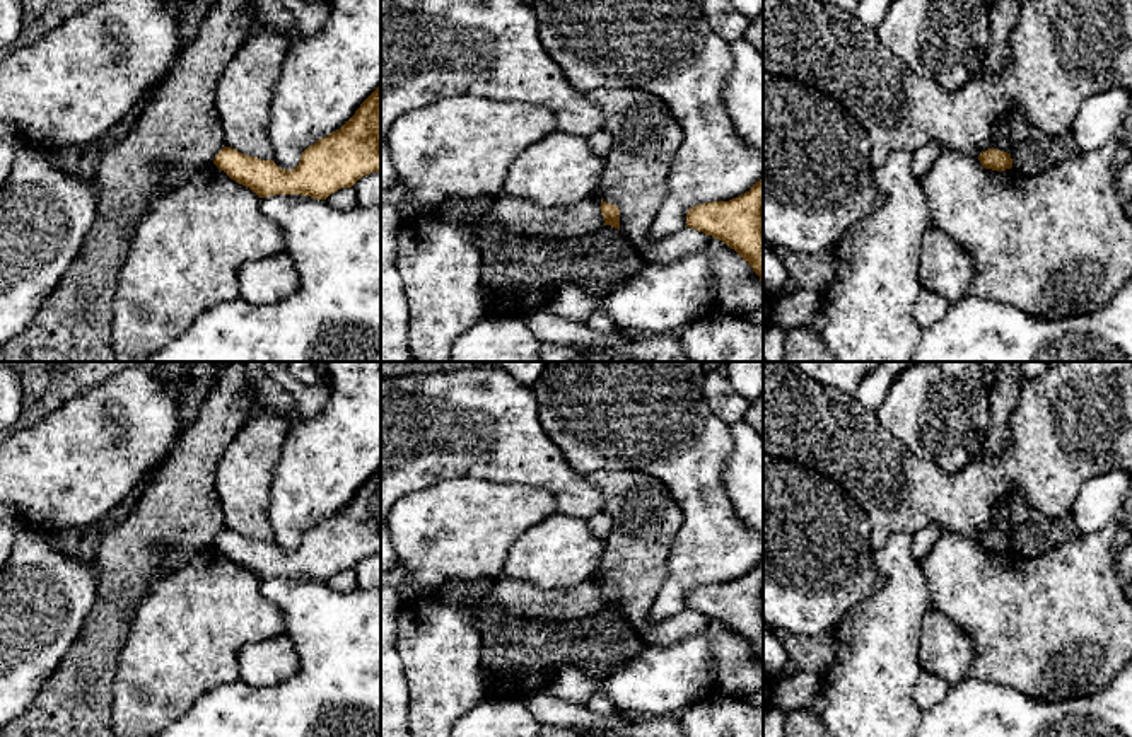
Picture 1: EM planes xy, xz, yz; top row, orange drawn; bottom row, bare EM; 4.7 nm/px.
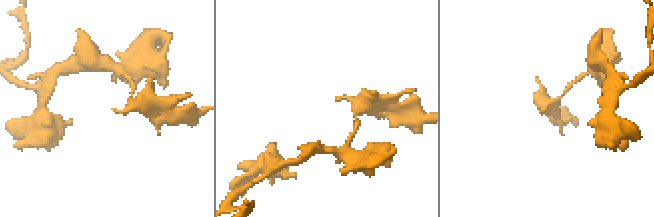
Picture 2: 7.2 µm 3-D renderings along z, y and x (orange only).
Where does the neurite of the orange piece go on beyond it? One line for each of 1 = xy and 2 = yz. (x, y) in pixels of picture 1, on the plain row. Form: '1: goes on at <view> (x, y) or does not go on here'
1: does not go on here
2: does not go on here

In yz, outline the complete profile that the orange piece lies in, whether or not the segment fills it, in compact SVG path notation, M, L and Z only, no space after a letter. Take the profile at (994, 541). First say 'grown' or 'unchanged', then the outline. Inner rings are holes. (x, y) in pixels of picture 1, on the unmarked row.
unchanged; M989 531L978 537L980 546L985 551L1006 553L1012 549L1011 536L1001 534L997 531Z

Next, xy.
unchanged; M381 467L360 486L355 496L336 514L309 527L295 551L280 551L273 543L244 537L224 529L213 546L236 565L249 570L260 580L275 577L301 577L326 582L341 570L352 570L360 560L381 556Z

